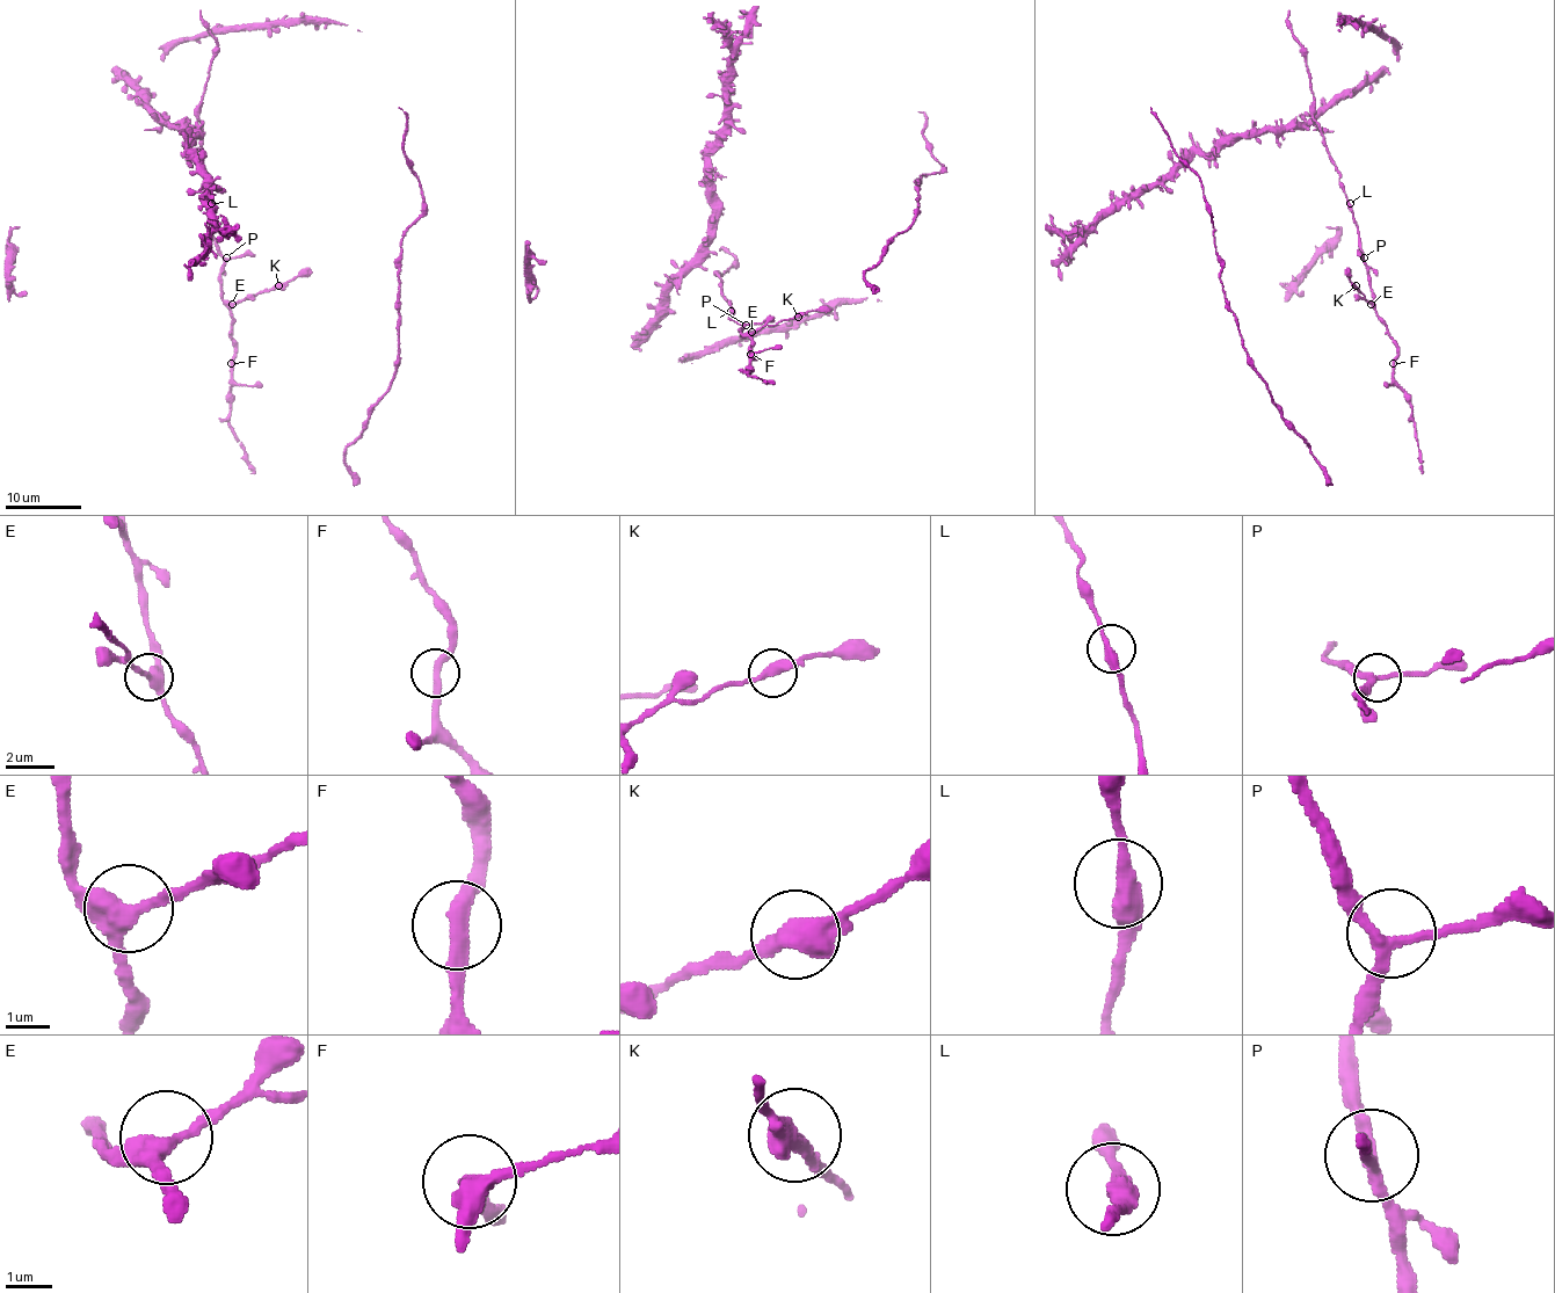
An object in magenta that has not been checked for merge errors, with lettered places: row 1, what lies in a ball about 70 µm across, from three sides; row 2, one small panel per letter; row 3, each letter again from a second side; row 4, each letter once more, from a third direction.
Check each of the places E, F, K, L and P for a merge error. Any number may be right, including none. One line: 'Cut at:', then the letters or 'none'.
Cut at: none

